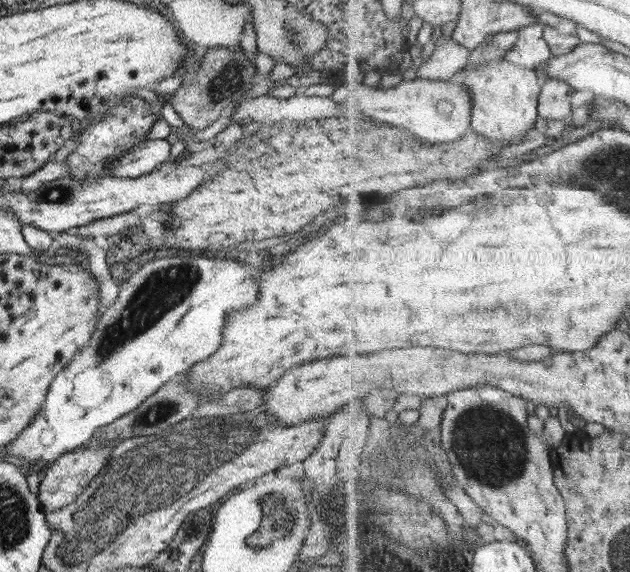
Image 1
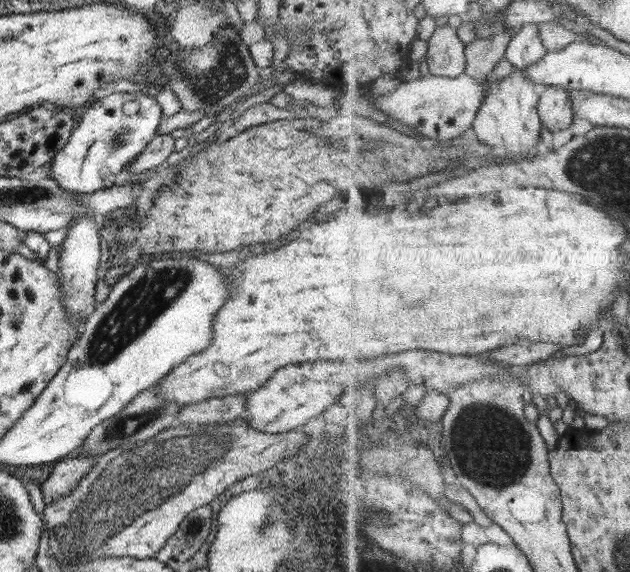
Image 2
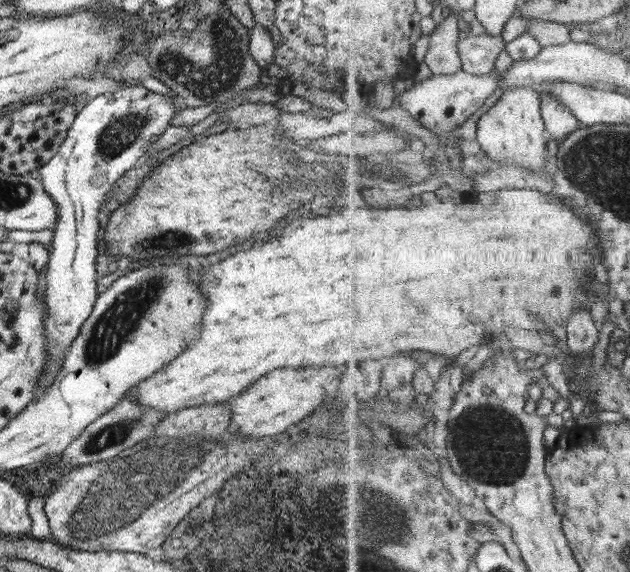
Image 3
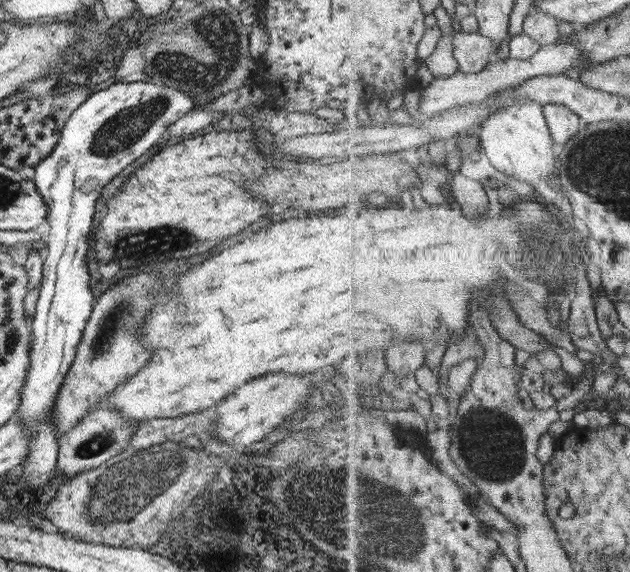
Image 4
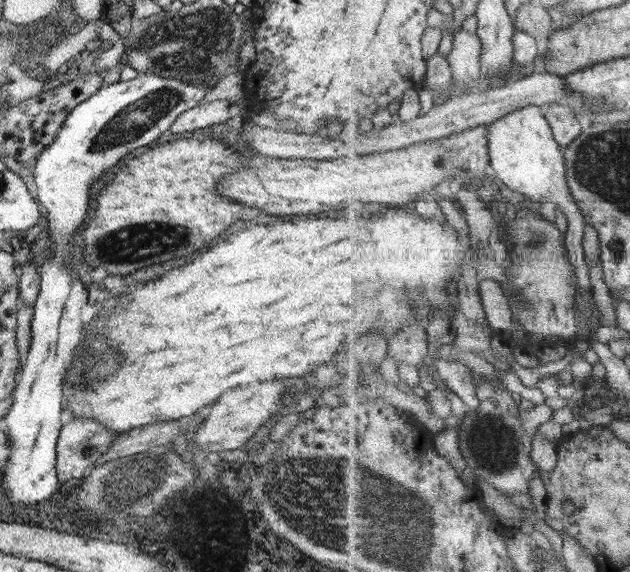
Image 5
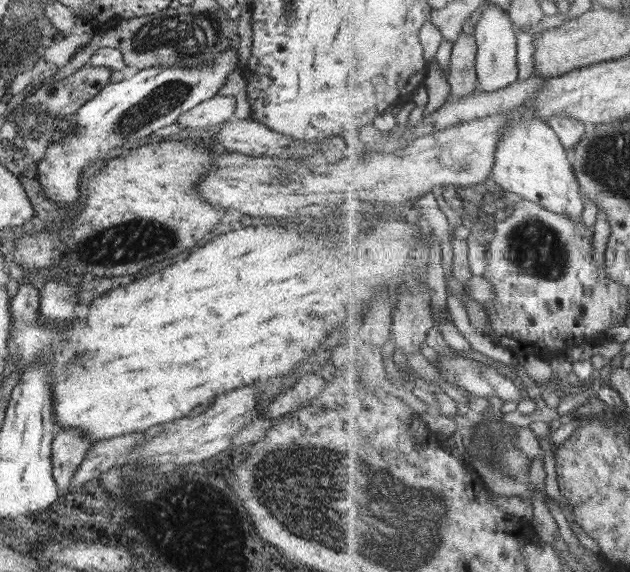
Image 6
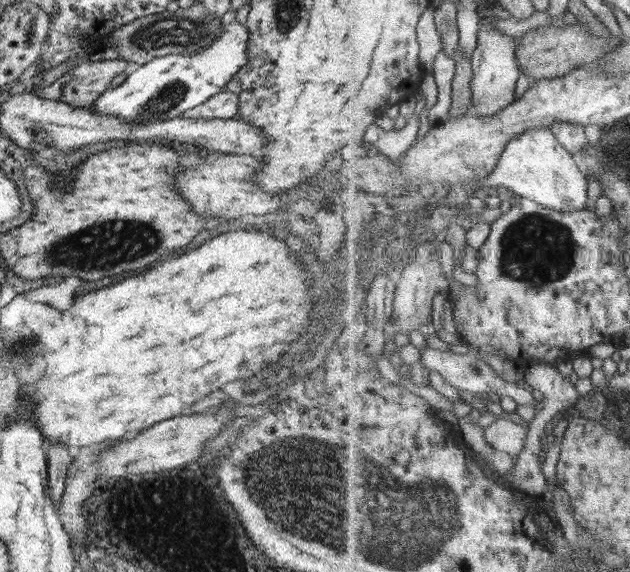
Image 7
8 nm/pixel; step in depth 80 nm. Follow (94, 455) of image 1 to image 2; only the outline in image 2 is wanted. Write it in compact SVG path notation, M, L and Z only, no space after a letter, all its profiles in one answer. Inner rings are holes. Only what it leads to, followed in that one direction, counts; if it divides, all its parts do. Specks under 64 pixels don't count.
M66 456L54 462L51 476L40 484L40 493L45 505L58 500L61 494L74 490L77 483L91 470L96 458Z

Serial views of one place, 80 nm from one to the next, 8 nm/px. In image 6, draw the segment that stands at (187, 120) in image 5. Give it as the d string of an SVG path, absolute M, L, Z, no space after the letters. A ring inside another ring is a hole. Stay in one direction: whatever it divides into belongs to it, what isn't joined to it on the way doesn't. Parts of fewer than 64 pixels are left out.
M213 95L200 102L197 106L182 112L176 118L180 128L201 130L204 126L211 126L234 119L235 99L229 96Z

